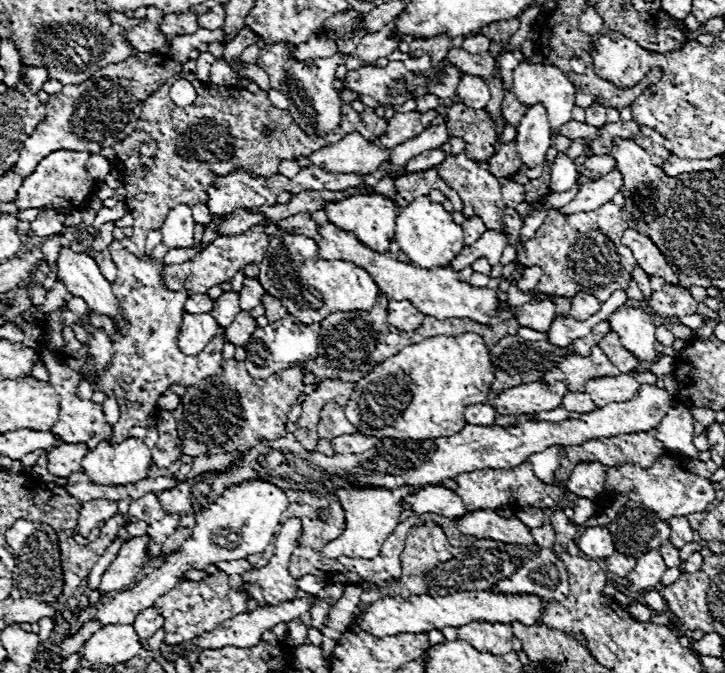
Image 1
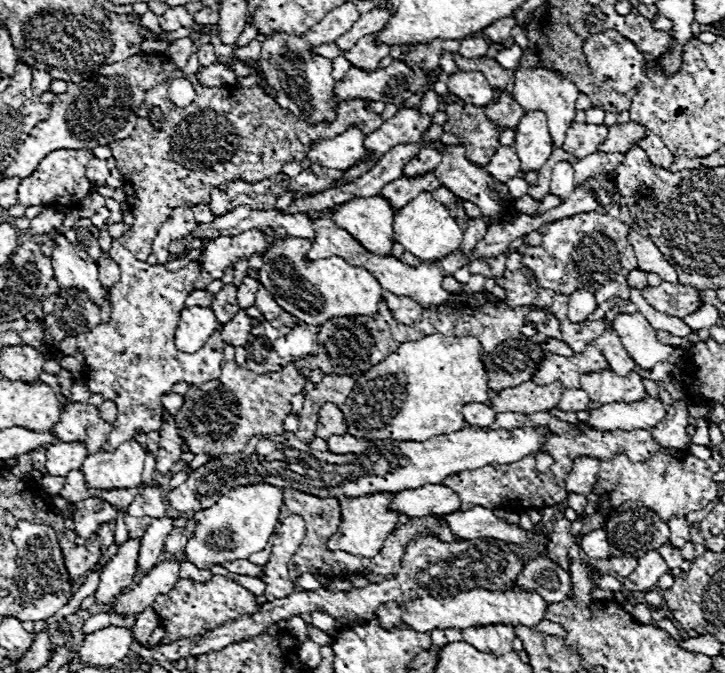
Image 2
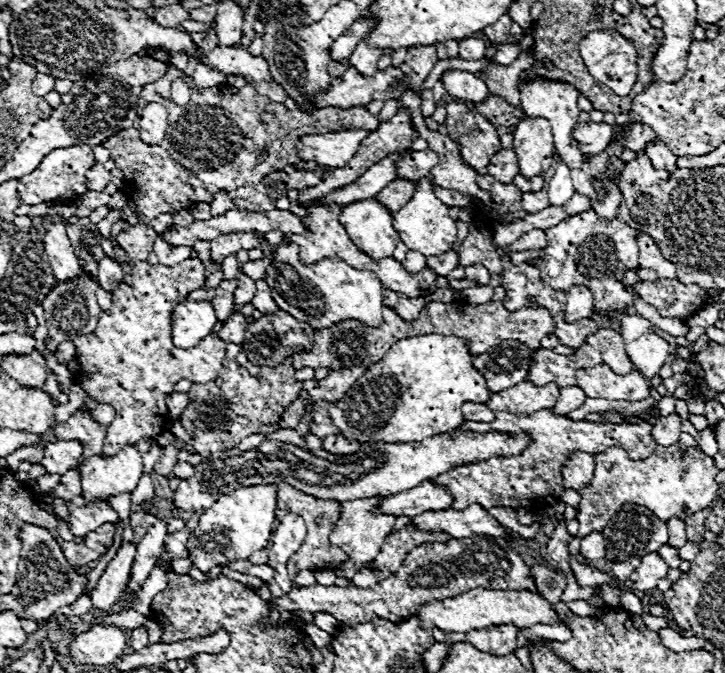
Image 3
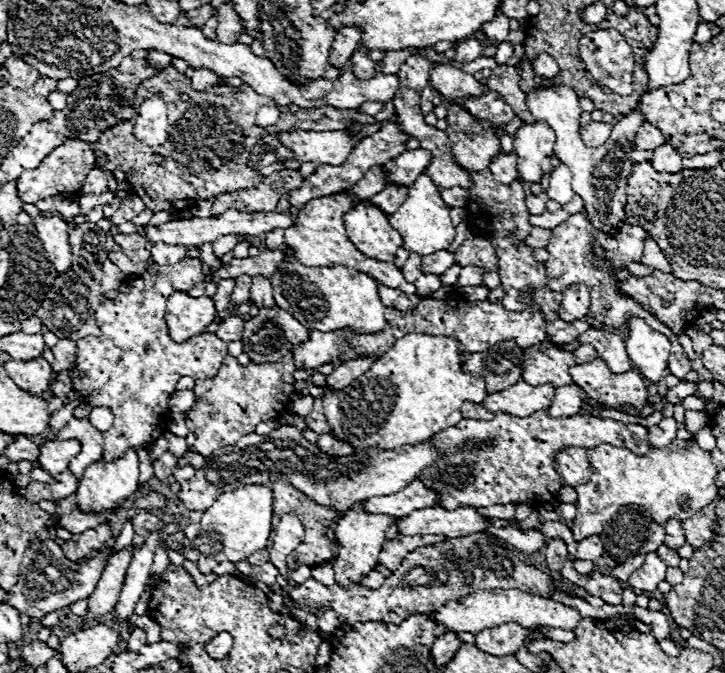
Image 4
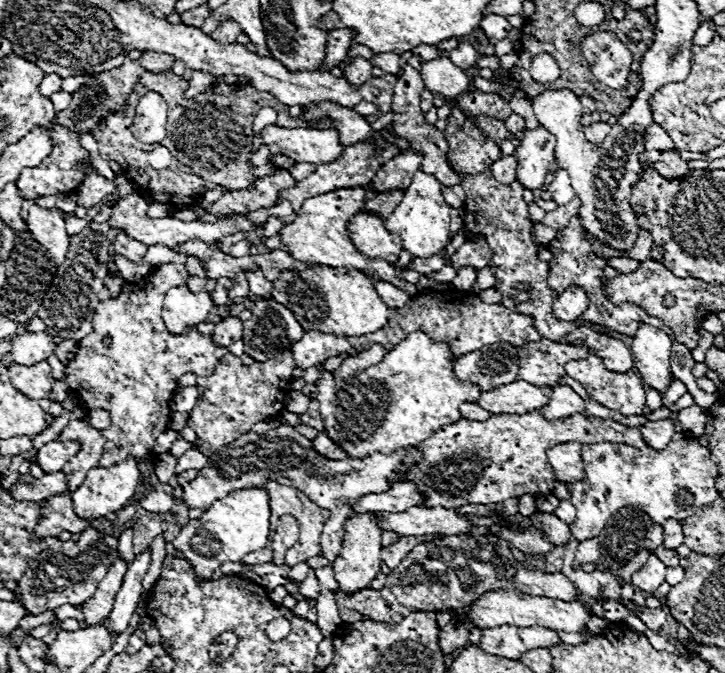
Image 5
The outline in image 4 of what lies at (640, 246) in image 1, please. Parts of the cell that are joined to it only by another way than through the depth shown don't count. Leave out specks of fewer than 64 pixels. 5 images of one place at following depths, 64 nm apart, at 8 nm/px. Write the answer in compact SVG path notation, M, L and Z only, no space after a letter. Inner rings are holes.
M646 236L644 238L644 254L642 254L642 260L640 260L644 266L652 266L654 270L660 270L660 272L666 272L666 274L672 274L672 266L670 262L666 260L664 252L658 248L658 244Z

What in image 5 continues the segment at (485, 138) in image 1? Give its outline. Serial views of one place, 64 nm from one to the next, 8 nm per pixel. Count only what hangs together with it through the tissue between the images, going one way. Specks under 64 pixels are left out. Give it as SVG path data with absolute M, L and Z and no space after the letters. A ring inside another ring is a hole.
M452 108L444 136L450 144L448 160L460 174L486 170L492 162L496 162L496 158L502 156L498 144L488 138L460 108Z

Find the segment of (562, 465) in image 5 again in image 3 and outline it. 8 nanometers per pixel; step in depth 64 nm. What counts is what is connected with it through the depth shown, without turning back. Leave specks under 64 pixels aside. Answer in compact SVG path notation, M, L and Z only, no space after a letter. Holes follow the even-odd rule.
M584 452L570 454L562 470L562 478L564 478L564 488L572 488L576 492L586 488L594 478L594 456Z

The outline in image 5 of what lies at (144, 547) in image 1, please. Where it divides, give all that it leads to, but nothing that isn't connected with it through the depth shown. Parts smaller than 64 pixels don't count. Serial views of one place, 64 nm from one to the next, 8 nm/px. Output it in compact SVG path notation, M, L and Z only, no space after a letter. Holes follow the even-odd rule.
M122 556L116 558L116 562L112 562L104 580L100 582L96 594L92 598L88 598L88 602L84 602L84 620L88 626L100 624L102 620L106 620L110 616L112 606L114 606L114 598L116 598L122 582L124 582L126 566L128 564Z

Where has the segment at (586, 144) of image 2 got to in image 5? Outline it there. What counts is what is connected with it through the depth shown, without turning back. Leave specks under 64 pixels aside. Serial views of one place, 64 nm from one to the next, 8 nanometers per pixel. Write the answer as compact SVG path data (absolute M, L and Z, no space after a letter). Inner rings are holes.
M594 122L590 126L584 126L584 136L588 142L600 146L600 142L604 142L604 138L610 132L610 124L608 122Z

